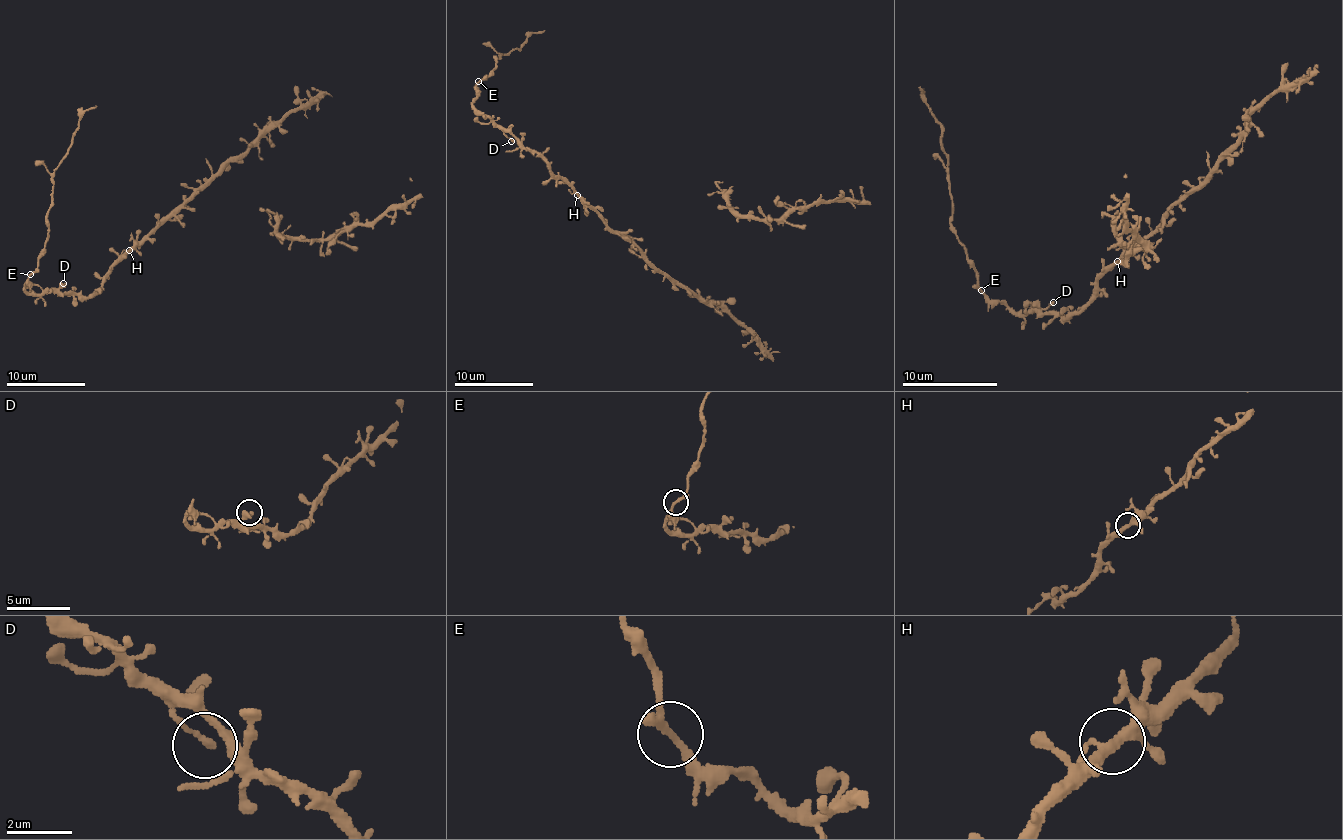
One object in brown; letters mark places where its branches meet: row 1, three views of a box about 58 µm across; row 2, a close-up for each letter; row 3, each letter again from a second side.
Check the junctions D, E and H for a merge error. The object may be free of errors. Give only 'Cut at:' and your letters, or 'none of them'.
Cut at: E

